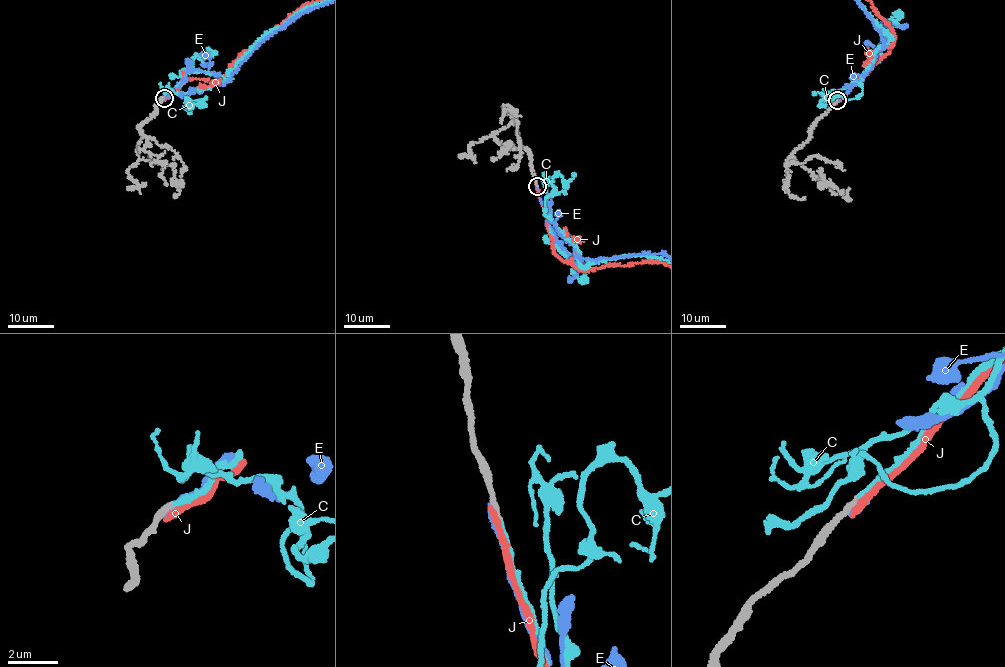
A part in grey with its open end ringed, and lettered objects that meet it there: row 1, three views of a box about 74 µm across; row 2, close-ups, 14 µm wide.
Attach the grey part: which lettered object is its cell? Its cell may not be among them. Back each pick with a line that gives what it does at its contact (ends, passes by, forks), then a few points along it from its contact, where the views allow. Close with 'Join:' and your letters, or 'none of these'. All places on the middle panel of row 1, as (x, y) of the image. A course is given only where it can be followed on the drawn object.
C: it ends
Join: C

